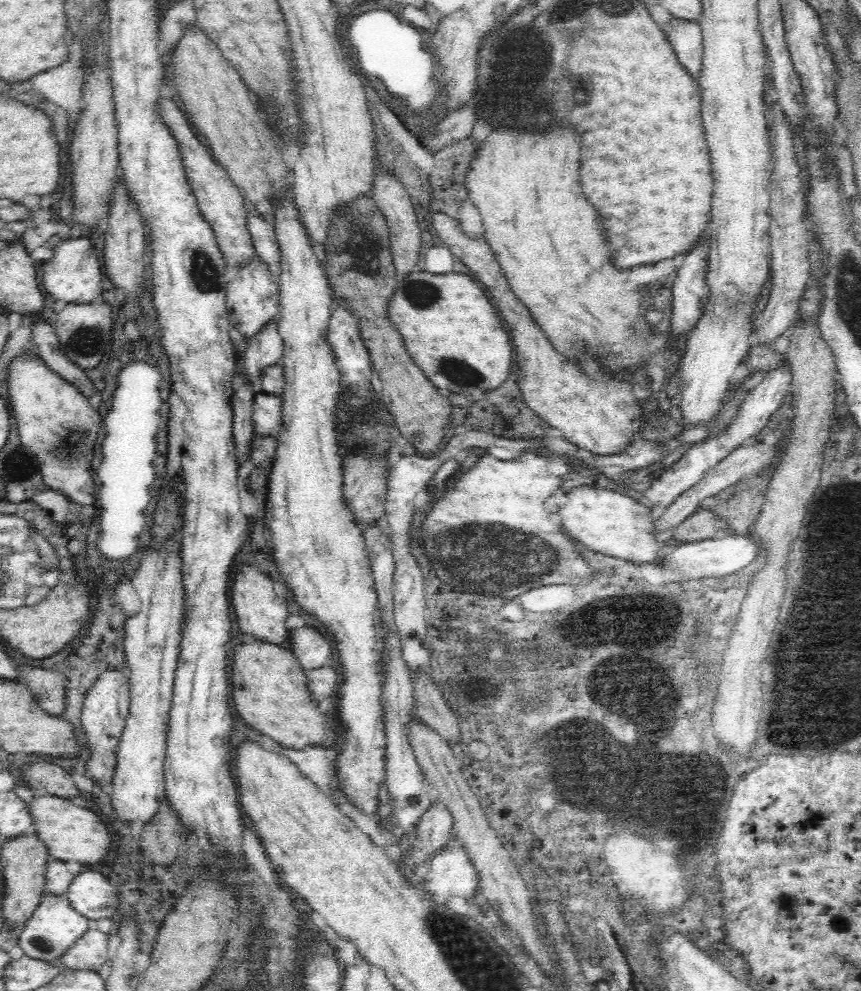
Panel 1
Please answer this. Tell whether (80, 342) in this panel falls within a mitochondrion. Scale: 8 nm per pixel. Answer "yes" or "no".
yes

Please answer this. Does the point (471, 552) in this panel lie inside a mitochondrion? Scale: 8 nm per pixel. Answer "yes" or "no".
yes

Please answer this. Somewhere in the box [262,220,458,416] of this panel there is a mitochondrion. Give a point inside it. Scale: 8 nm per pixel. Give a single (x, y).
(422, 294)

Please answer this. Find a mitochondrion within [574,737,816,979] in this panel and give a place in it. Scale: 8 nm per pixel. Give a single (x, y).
(691, 801)

